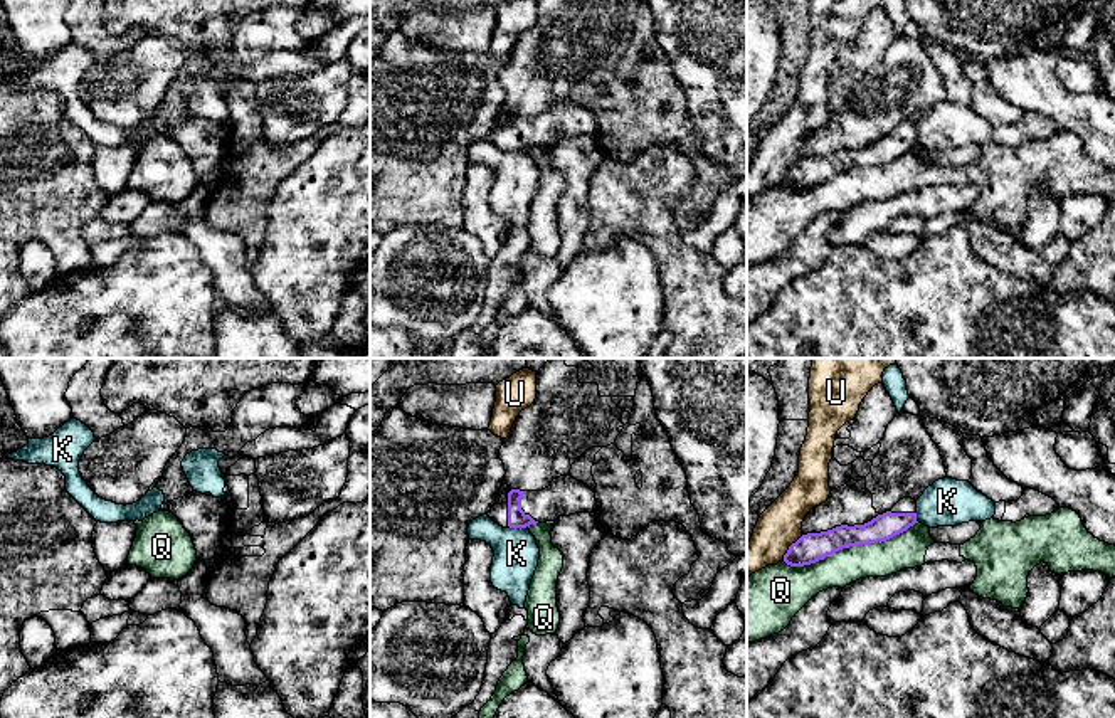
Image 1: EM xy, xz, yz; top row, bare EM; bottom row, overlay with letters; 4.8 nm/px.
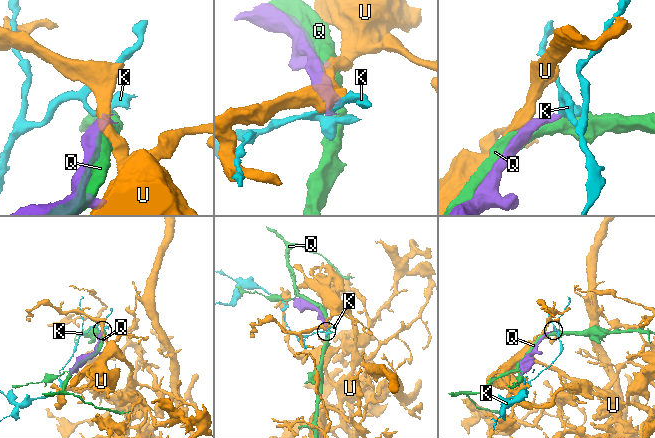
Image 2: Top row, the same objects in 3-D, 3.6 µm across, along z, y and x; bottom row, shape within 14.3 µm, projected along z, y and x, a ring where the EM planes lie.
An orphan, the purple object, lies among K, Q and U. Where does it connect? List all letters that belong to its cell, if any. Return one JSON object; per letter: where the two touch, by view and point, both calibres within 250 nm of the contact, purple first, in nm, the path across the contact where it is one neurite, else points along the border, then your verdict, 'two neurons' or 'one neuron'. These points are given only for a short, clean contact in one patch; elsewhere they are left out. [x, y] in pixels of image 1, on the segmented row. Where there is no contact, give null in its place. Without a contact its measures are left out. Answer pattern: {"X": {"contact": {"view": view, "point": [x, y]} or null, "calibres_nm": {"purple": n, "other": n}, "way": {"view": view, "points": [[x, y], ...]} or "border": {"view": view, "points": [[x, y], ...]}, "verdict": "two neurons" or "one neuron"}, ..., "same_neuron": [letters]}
{"K": {"contact": {"view": "xz", "point": [517, 527]}, "calibres_nm": {"purple": 90, "other": 220}, "border": {"view": "xz", "points": [[508, 525], [525, 528]]}, "verdict": "two neurons"}, "Q": {"contact": {"view": "yz", "point": [850, 545]}, "calibres_nm": {"purple": 140, "other": 170}, "verdict": "two neurons"}, "U": {"contact": {"view": "yz", "point": [789, 547]}, "calibres_nm": {"purple": 140, "other": 200}, "border": {"view": "yz", "points": [[803, 535], [789, 547], [782, 559]]}, "verdict": "two neurons"}, "same_neuron": []}

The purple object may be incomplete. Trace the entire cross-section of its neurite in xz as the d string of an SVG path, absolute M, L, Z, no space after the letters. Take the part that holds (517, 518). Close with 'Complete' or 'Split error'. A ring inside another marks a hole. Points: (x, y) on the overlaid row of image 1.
M560 476L542 491L511 489L498 496L488 516L503 528L526 528L553 523L558 516L595 511L595 493L572 476Z. Split error

